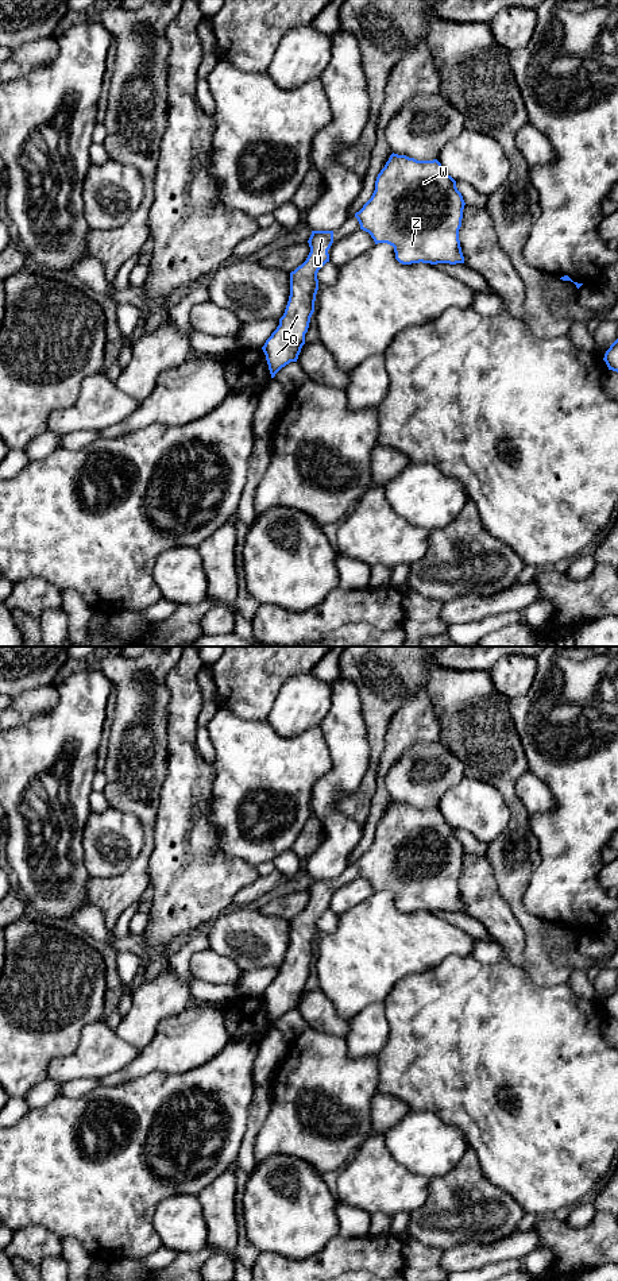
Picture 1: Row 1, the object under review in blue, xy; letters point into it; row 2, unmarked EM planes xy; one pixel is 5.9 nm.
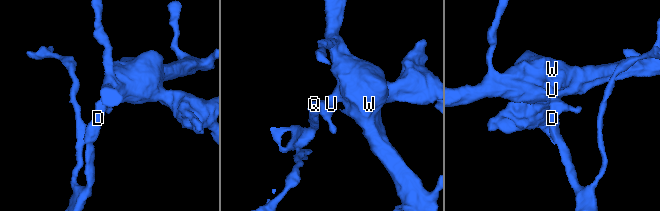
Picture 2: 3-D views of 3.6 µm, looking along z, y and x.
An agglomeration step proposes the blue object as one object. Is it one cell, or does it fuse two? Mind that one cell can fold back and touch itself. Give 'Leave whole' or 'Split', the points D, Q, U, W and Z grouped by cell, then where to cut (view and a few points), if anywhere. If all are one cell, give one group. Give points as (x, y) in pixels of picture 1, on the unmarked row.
Leave whole. Groups: D Q U W Z. No split

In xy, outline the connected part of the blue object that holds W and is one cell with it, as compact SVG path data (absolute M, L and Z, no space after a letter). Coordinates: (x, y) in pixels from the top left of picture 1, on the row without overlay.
M393 800L376 825L371 846L355 865L360 877L368 880L375 892L393 894L395 907L402 912L456 912L464 911L459 888L464 853L456 829L437 807L417 809Z

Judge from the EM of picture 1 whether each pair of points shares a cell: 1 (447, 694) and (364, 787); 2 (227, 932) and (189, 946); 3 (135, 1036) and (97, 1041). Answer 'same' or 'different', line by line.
1: same
2: different
3: different

